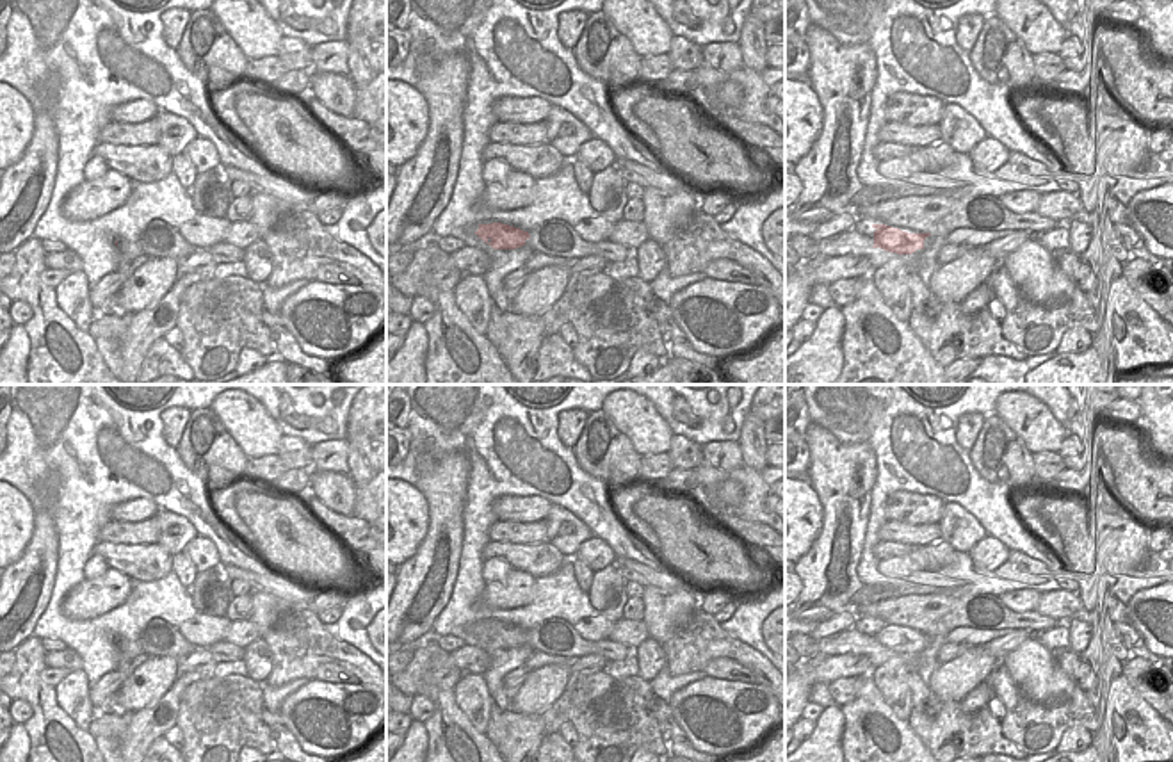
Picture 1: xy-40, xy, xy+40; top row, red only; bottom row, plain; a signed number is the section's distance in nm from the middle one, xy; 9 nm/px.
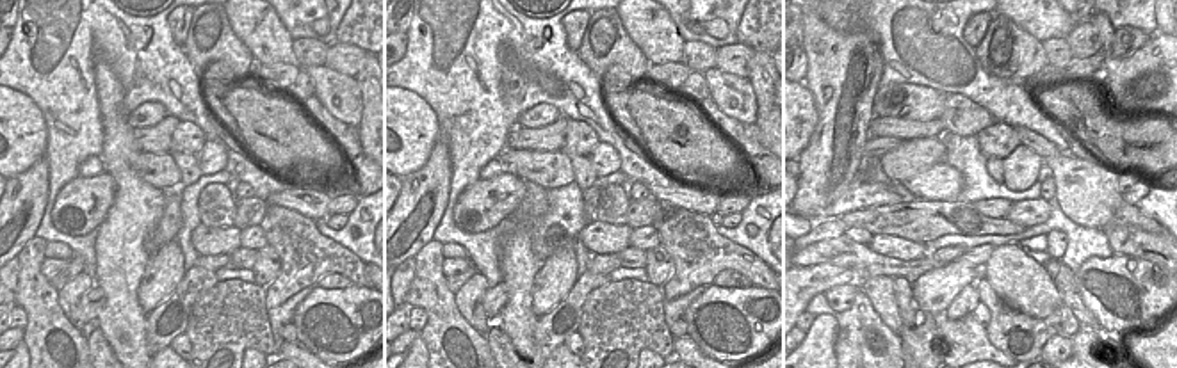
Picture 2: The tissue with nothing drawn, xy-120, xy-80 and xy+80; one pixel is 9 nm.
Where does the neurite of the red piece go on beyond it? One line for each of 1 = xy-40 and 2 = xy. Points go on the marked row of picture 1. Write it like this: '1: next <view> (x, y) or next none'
1: next none
2: next none

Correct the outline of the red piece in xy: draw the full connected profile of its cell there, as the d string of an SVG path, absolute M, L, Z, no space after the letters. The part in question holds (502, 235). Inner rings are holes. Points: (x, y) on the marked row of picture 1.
M502 223L479 224L475 235L493 249L516 249L530 239L529 231Z

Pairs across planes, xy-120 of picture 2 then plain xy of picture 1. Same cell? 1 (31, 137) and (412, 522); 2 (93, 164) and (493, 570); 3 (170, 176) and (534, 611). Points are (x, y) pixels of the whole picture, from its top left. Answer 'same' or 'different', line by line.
1: same
2: same
3: different

